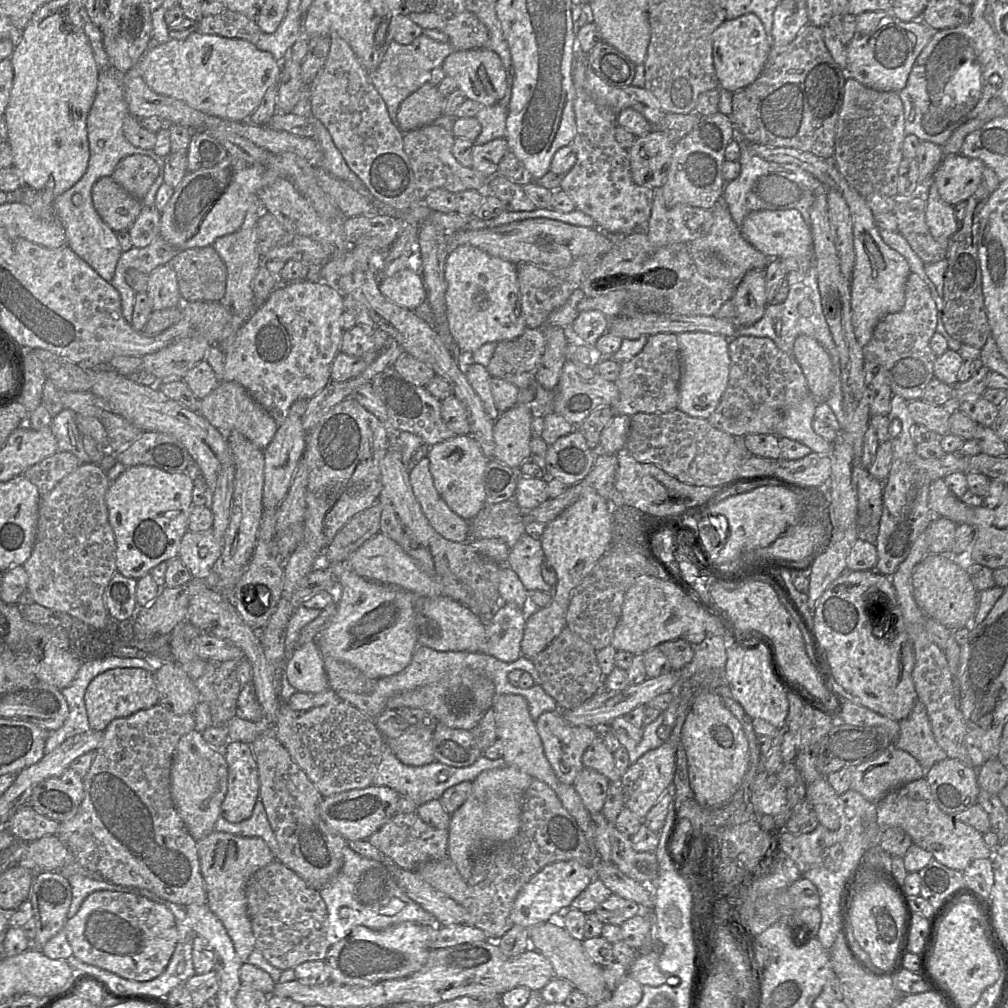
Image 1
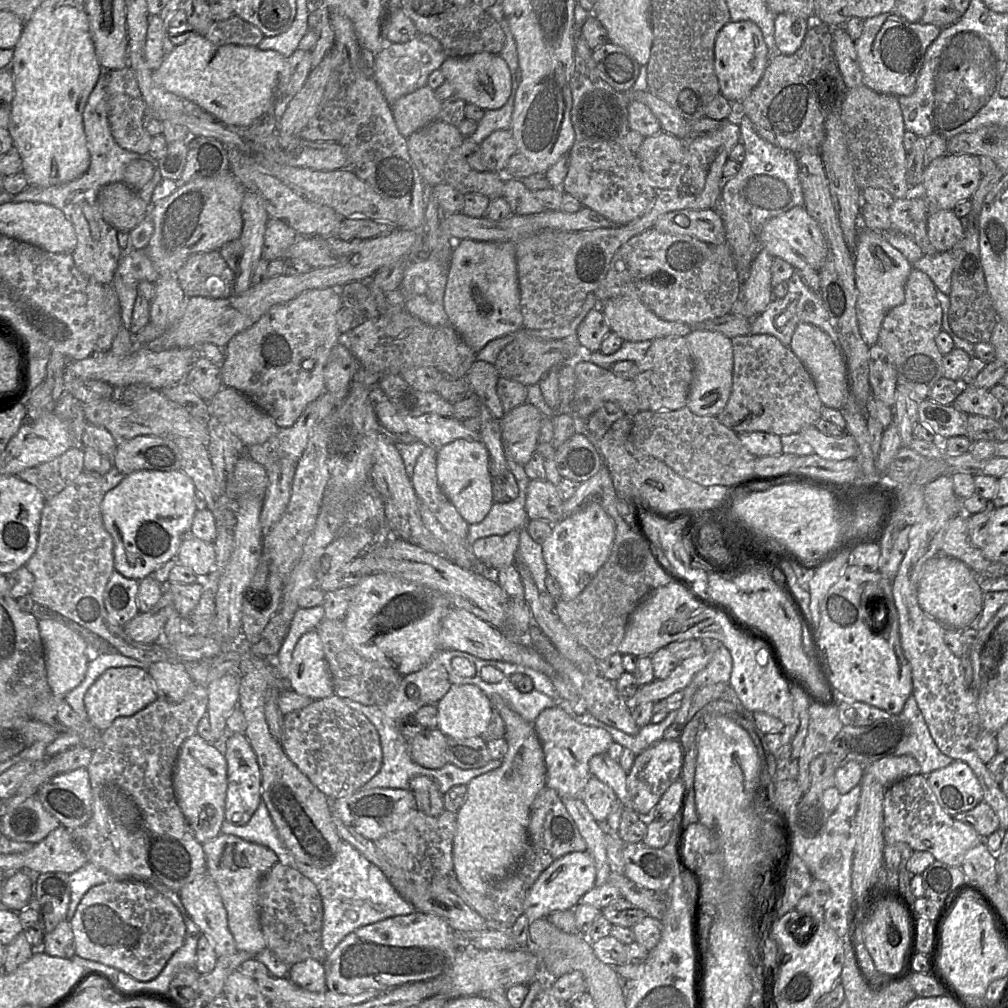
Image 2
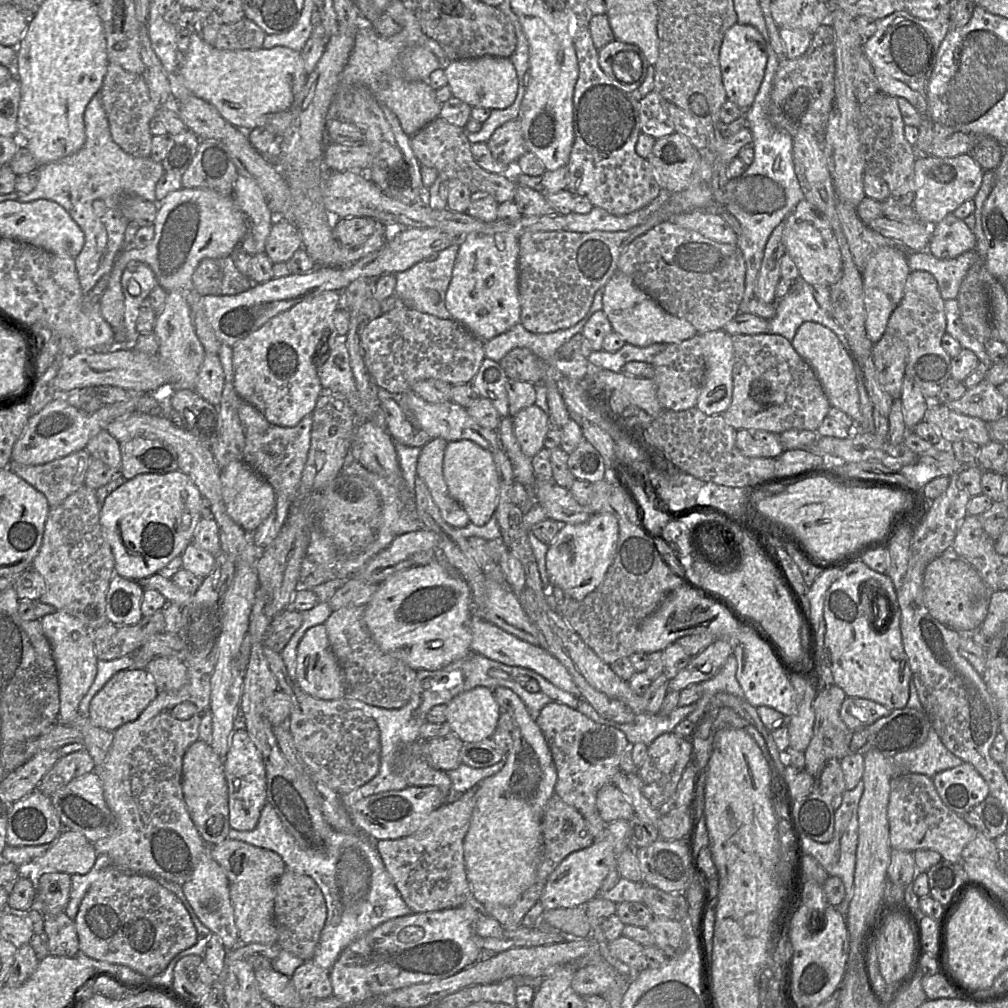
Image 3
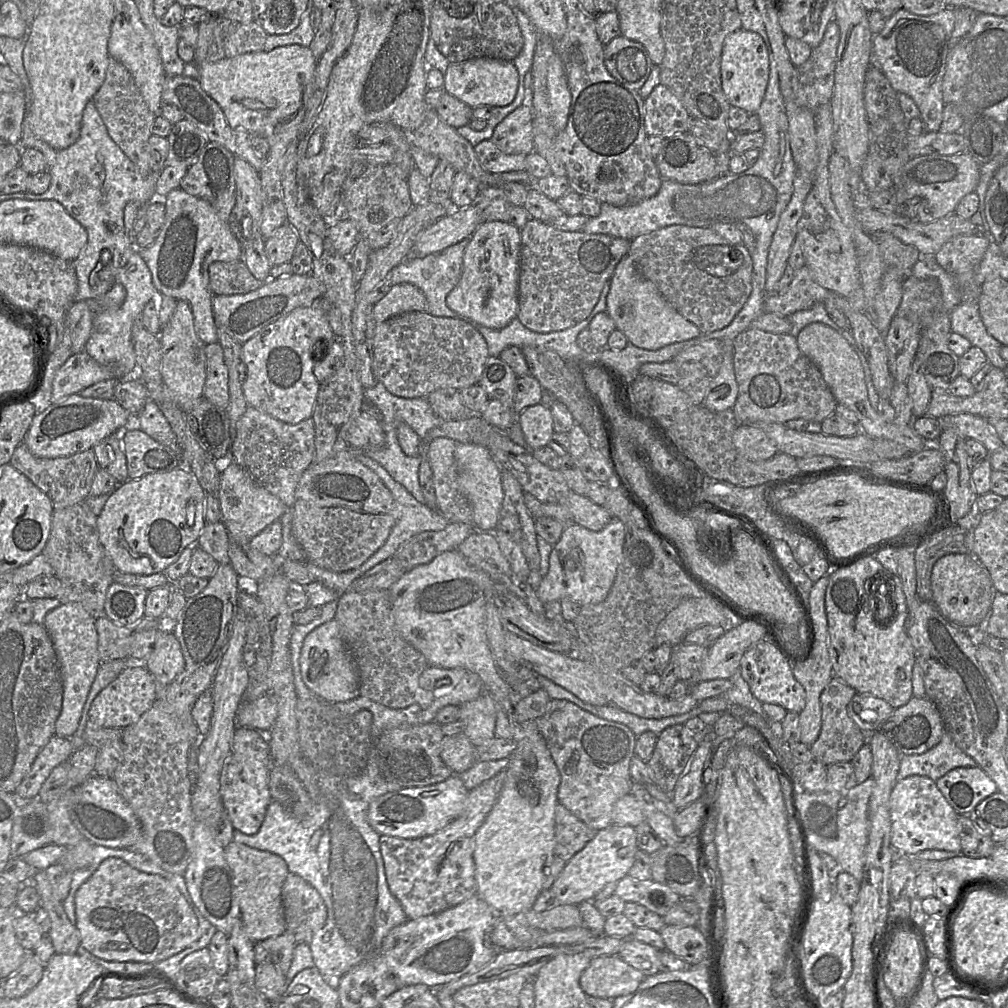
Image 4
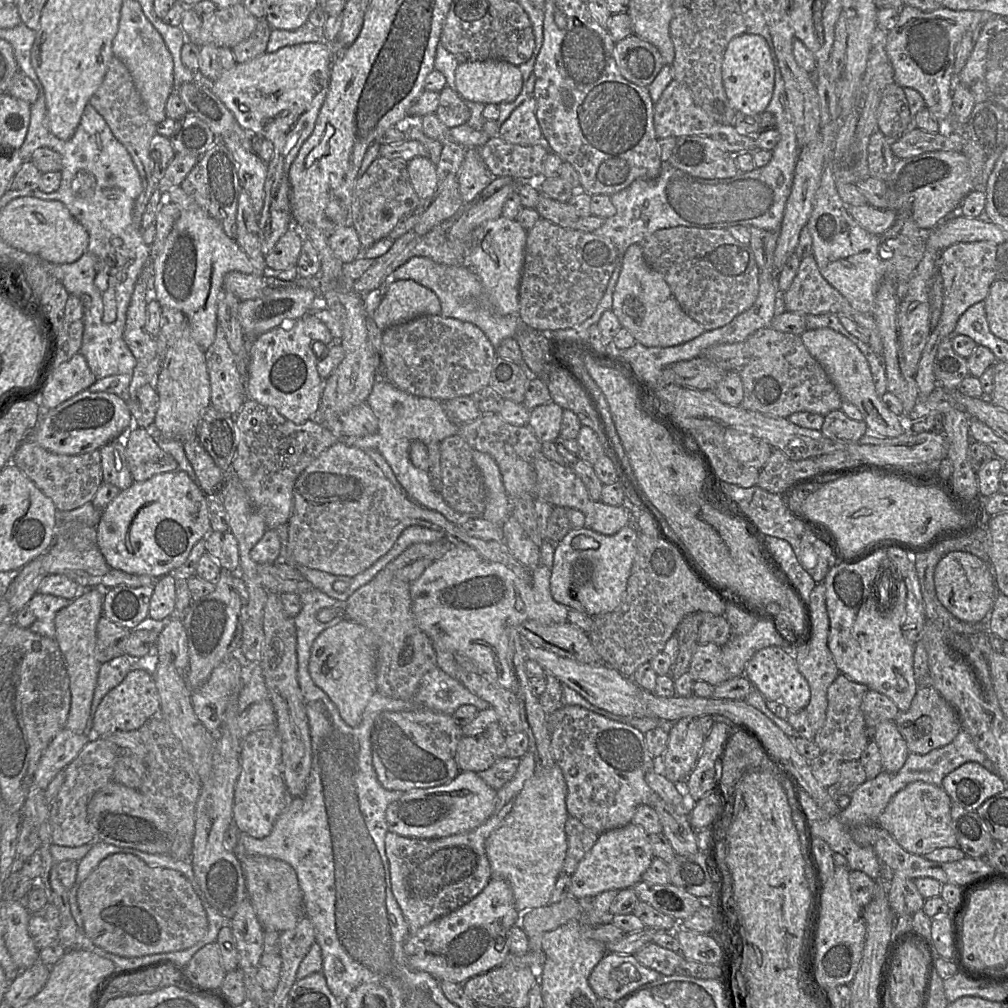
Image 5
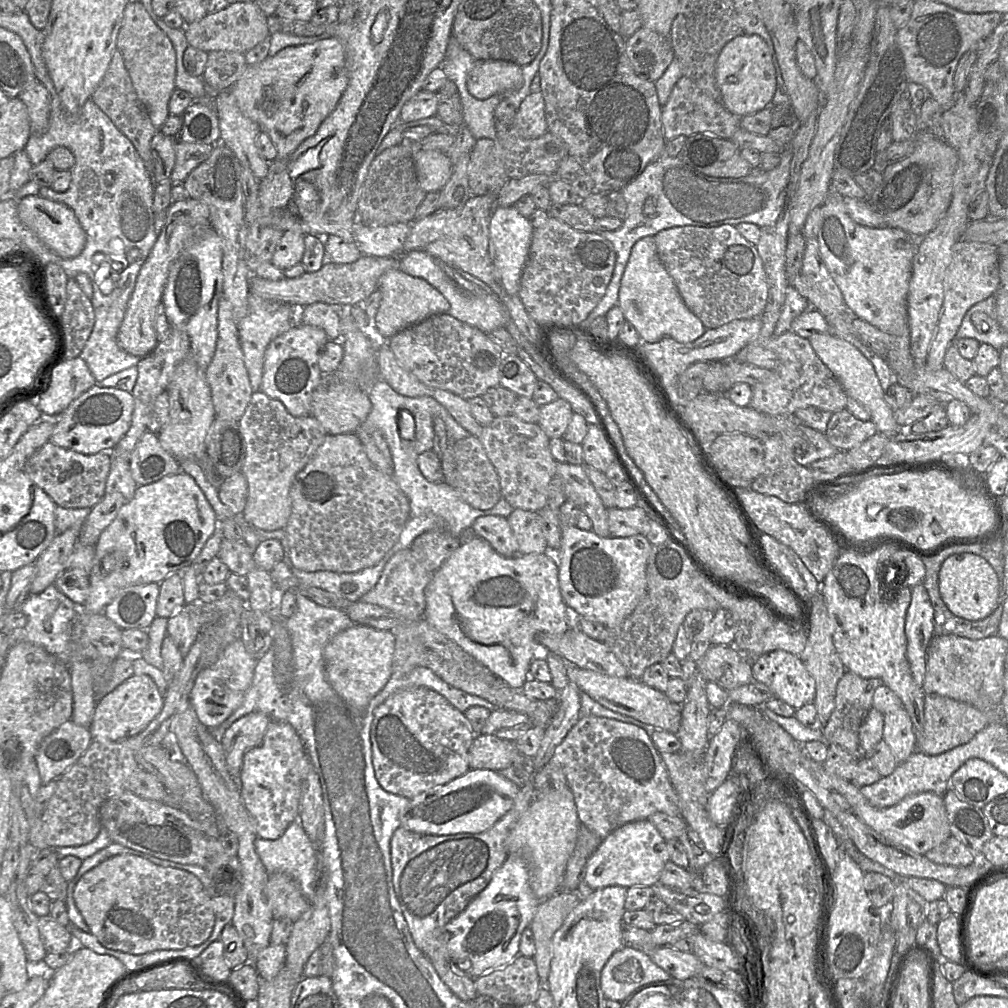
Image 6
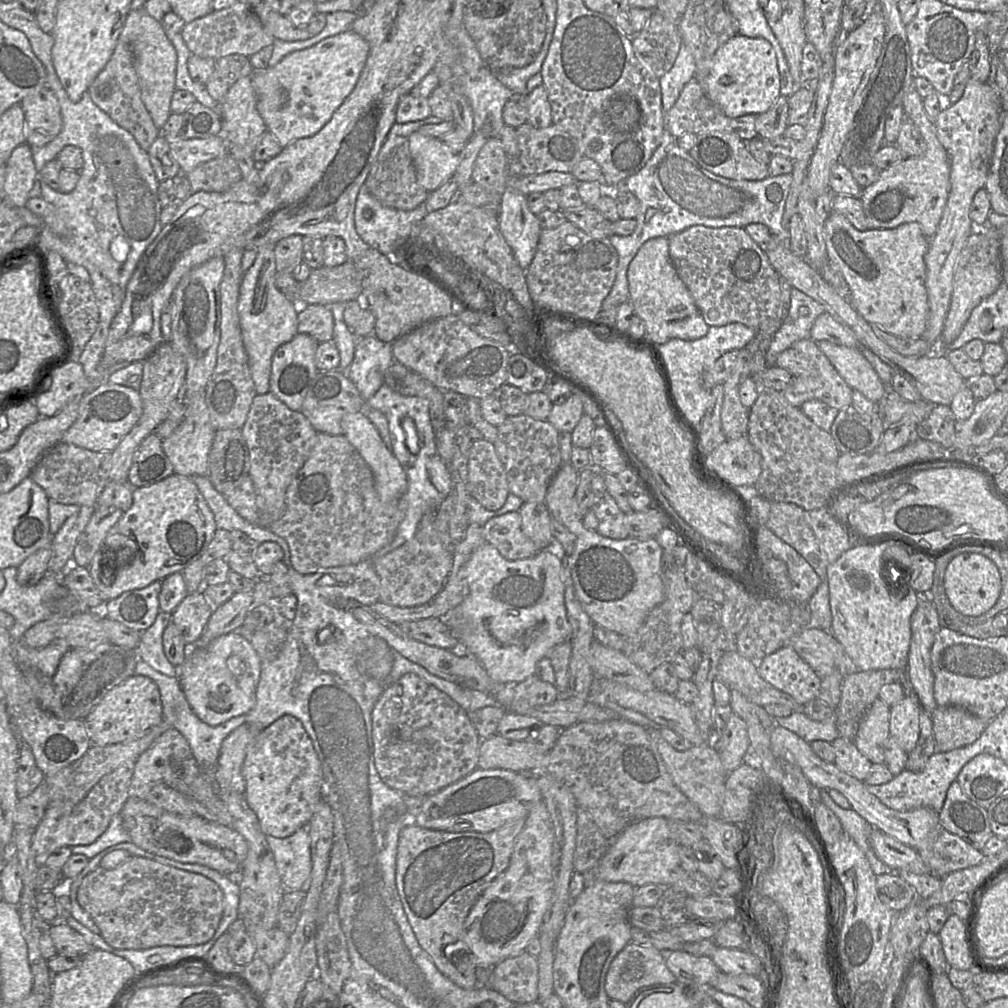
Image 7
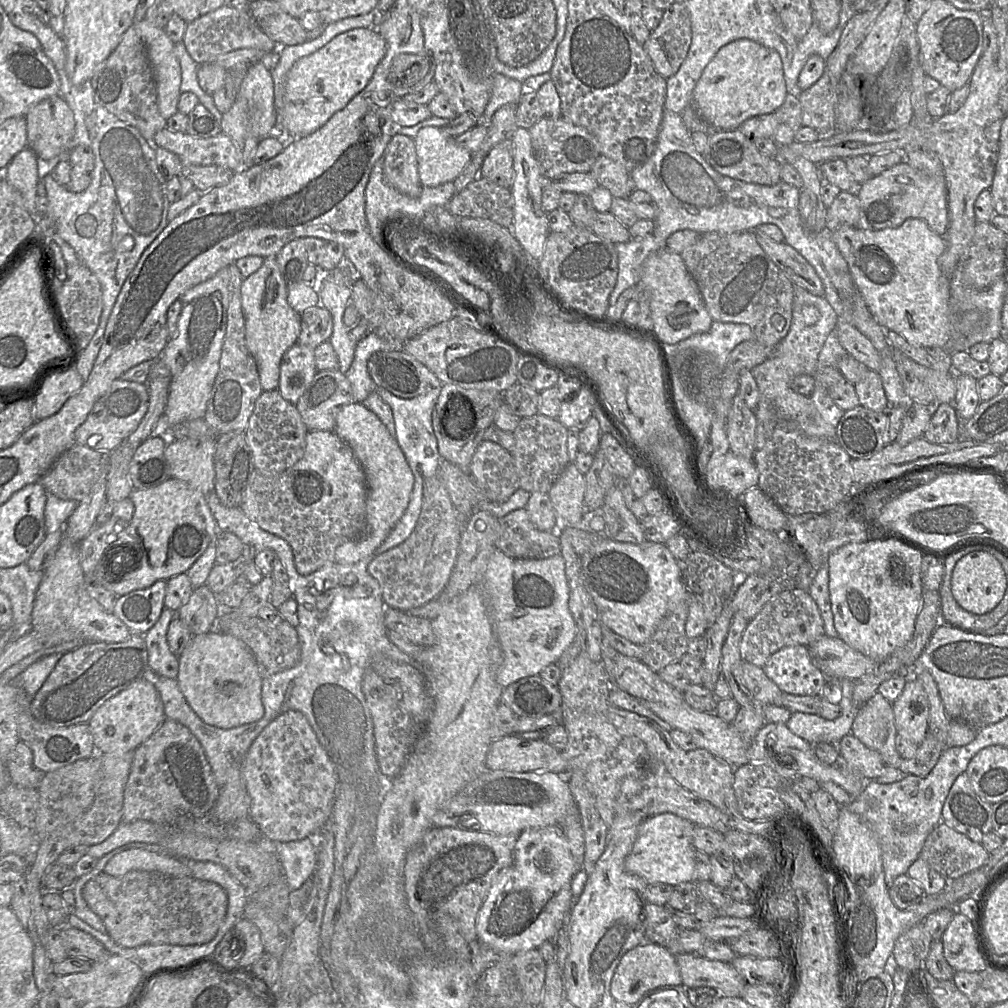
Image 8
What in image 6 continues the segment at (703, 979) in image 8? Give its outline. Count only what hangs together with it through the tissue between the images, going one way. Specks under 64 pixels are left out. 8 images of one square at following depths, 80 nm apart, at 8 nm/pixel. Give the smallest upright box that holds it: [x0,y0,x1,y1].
[646,946,704,980]

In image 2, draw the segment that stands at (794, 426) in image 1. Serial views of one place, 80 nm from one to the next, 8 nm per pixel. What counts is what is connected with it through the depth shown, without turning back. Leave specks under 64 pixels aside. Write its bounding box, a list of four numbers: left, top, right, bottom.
[800,425,858,461]

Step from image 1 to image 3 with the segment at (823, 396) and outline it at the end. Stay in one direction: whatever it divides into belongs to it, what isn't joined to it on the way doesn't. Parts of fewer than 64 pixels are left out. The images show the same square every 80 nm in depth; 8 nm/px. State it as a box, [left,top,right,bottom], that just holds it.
[791,321,866,429]

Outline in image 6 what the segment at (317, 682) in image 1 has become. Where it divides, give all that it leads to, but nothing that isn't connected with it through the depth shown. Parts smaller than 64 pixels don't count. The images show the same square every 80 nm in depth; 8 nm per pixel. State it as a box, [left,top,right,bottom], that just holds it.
[324,625,395,714]

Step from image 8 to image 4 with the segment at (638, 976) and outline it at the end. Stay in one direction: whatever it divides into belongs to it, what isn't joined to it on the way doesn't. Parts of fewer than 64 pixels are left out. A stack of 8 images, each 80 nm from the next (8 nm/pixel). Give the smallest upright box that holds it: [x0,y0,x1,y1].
[579,955,646,1000]

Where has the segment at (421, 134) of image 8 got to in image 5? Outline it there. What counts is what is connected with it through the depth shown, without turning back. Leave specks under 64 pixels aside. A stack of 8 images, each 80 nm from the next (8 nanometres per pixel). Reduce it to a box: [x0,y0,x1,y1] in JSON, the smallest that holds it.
[408,157,439,201]

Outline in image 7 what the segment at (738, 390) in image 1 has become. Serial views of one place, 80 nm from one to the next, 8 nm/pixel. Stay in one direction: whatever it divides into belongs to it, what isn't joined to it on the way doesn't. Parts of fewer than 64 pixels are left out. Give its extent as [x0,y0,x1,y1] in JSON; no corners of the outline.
[782,339,852,410]

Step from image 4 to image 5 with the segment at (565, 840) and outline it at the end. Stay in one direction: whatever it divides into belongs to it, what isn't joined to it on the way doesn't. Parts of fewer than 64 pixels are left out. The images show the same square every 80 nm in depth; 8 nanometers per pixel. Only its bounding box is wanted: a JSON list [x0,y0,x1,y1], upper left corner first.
[563,816,598,875]

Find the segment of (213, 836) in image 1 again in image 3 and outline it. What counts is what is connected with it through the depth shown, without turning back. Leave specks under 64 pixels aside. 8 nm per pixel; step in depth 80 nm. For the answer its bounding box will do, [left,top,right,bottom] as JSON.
[211,838,286,943]

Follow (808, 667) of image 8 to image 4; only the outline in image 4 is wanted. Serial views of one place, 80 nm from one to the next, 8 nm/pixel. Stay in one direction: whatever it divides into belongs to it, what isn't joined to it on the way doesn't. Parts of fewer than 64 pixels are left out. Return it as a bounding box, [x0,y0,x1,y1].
[740,639,806,713]

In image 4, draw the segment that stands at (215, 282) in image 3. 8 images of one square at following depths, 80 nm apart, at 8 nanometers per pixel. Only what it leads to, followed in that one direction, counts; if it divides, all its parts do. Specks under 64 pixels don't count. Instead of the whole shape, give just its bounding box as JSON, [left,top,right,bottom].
[208,261,264,296]

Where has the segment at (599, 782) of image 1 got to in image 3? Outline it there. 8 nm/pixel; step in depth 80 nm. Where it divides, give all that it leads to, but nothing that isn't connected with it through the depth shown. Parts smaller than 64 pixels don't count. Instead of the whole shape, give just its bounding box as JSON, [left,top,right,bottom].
[596,784,635,823]

